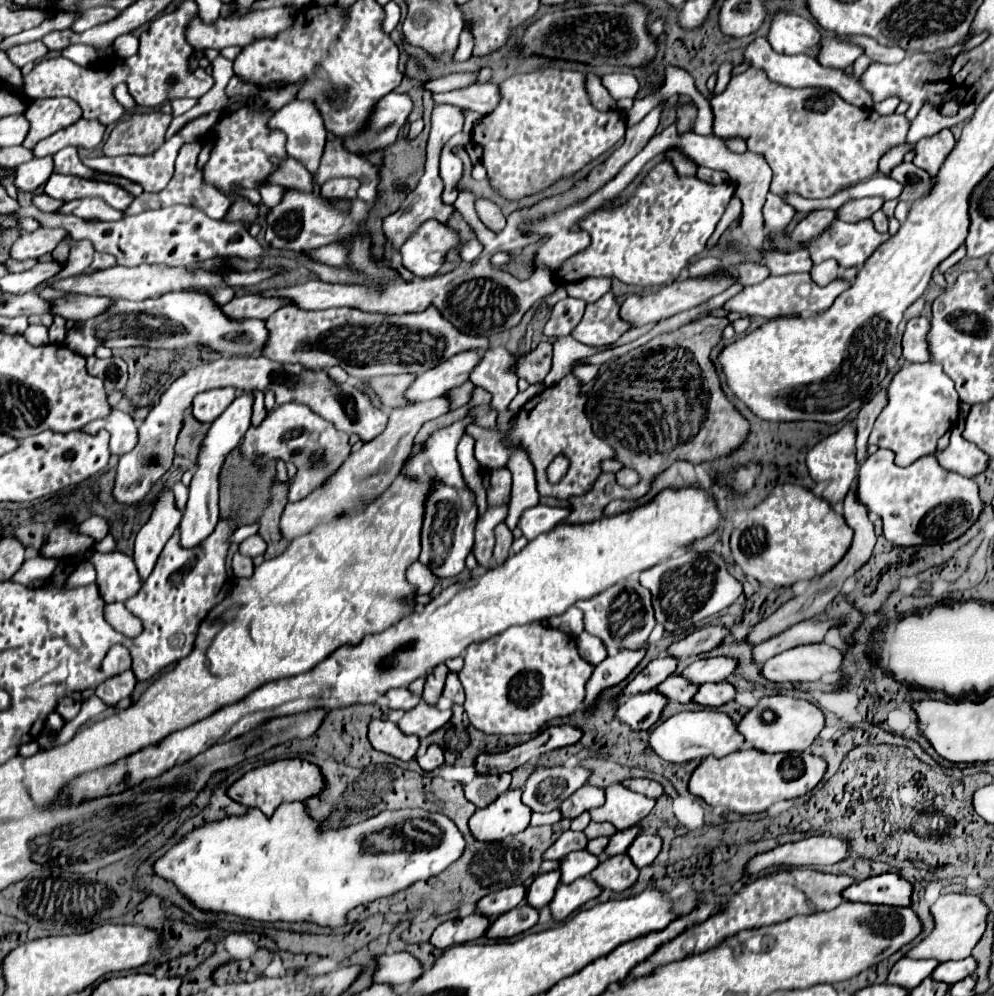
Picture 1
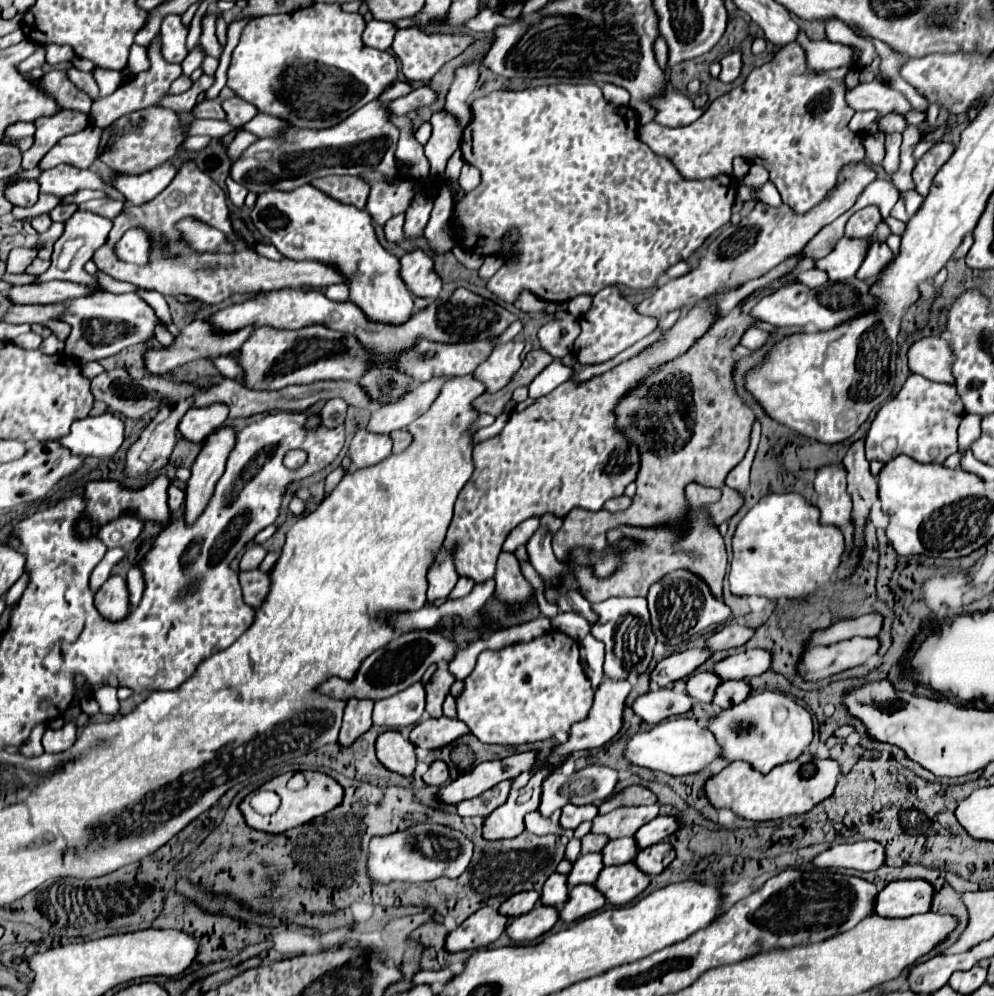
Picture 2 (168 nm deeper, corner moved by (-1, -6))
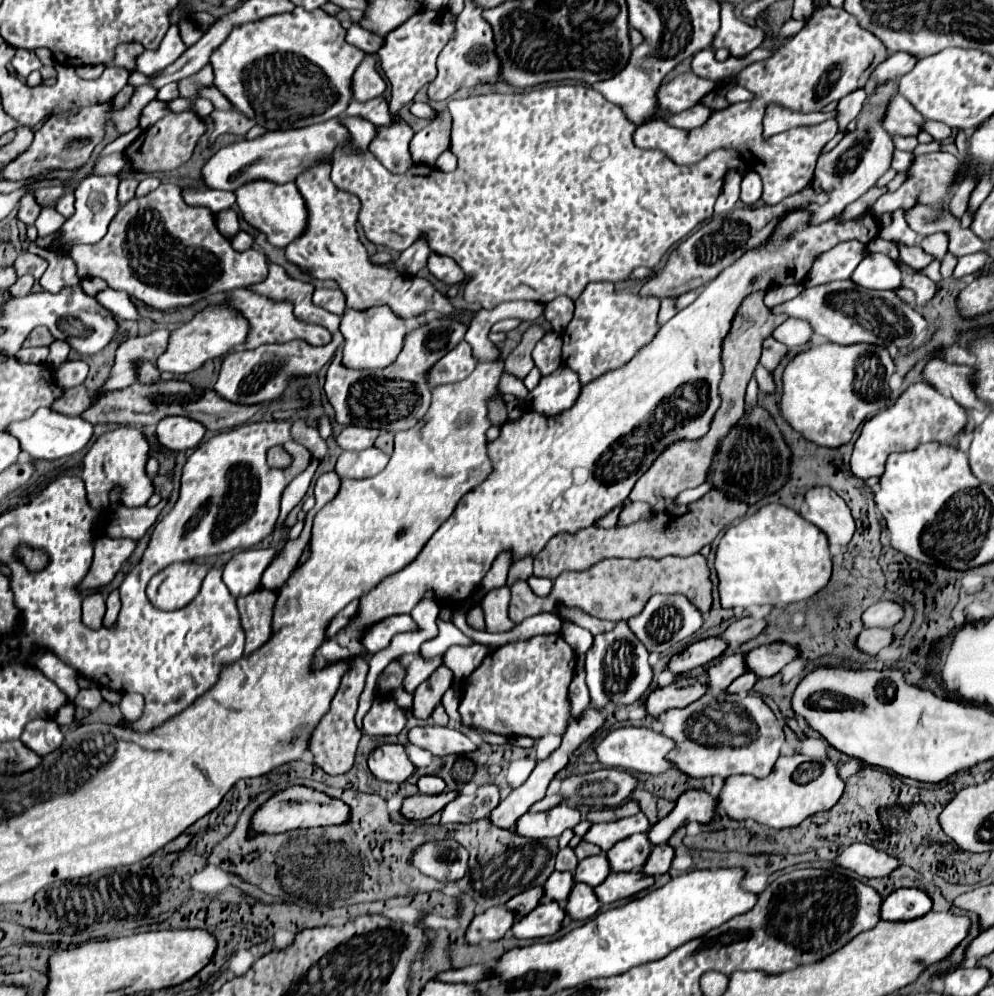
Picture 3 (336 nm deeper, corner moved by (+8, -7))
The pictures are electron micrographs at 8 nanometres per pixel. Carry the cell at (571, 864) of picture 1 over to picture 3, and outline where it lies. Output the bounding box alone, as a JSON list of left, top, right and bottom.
[575,855,611,887]

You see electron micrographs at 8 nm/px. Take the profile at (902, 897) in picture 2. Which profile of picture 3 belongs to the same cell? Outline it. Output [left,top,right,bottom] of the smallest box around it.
[881,889,933,921]

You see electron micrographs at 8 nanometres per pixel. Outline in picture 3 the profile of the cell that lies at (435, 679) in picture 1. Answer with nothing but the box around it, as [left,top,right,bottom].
[413,665,453,719]

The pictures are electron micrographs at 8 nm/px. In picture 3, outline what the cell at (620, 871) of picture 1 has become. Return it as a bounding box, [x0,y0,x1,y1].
[595,871,655,905]

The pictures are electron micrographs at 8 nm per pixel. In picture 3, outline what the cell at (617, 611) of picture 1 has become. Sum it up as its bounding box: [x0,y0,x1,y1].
[585,621,653,715]

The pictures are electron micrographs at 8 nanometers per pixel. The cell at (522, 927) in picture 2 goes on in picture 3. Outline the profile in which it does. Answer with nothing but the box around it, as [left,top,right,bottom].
[513,899,565,939]

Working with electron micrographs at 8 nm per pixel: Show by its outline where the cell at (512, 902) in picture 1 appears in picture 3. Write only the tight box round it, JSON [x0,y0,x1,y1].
[507,887,543,917]

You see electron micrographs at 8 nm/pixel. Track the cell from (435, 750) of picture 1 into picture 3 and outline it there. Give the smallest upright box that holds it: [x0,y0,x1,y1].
[417,775,445,795]

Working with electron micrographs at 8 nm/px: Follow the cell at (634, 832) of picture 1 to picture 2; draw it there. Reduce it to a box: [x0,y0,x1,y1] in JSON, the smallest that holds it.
[634,816,678,850]

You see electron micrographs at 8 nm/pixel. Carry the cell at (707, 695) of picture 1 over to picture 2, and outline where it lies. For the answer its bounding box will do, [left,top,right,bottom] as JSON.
[712,680,750,710]

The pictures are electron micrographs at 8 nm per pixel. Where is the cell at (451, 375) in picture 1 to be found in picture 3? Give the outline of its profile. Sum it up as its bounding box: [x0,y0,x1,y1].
[335,425,379,451]

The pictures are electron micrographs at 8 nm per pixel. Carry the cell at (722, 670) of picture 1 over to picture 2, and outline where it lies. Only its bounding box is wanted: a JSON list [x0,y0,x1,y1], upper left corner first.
[714,650,770,680]

